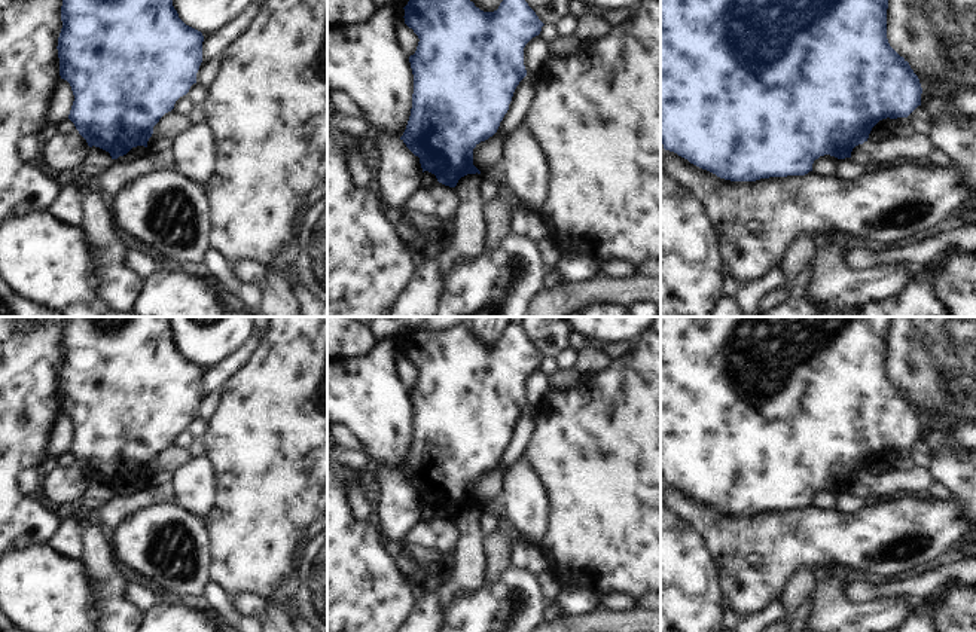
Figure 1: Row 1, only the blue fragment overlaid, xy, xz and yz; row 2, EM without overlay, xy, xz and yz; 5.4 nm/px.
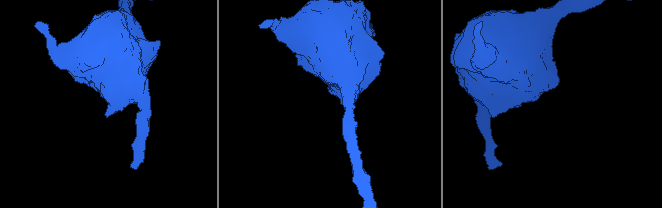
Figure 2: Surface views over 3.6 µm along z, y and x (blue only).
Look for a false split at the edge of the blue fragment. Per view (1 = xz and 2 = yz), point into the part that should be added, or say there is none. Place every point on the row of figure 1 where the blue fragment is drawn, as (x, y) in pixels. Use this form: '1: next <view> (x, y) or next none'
1: next none
2: next none

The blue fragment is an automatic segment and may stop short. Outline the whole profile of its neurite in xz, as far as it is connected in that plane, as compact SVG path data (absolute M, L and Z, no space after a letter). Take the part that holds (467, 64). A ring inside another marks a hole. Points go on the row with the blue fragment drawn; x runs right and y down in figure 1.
M409 0L405 9L405 24L414 30L420 42L414 55L409 57L412 74L414 74L414 94L412 94L412 109L406 125L406 129L400 140L406 147L420 158L420 164L424 171L436 175L437 181L455 187L458 180L467 174L481 174L481 171L473 165L473 149L481 143L492 137L504 115L509 110L513 92L519 82L527 76L524 65L524 48L536 36L540 34L545 25L536 12L528 6L525 0L503 0L497 10L484 12L475 6L470 0Z

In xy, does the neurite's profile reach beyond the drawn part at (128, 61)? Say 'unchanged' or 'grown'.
unchanged

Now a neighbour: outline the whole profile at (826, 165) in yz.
M830 155L820 156L812 164L812 171L823 175L836 174L839 159Z

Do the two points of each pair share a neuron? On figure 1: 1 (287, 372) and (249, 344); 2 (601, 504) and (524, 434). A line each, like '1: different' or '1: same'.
1: different
2: different

